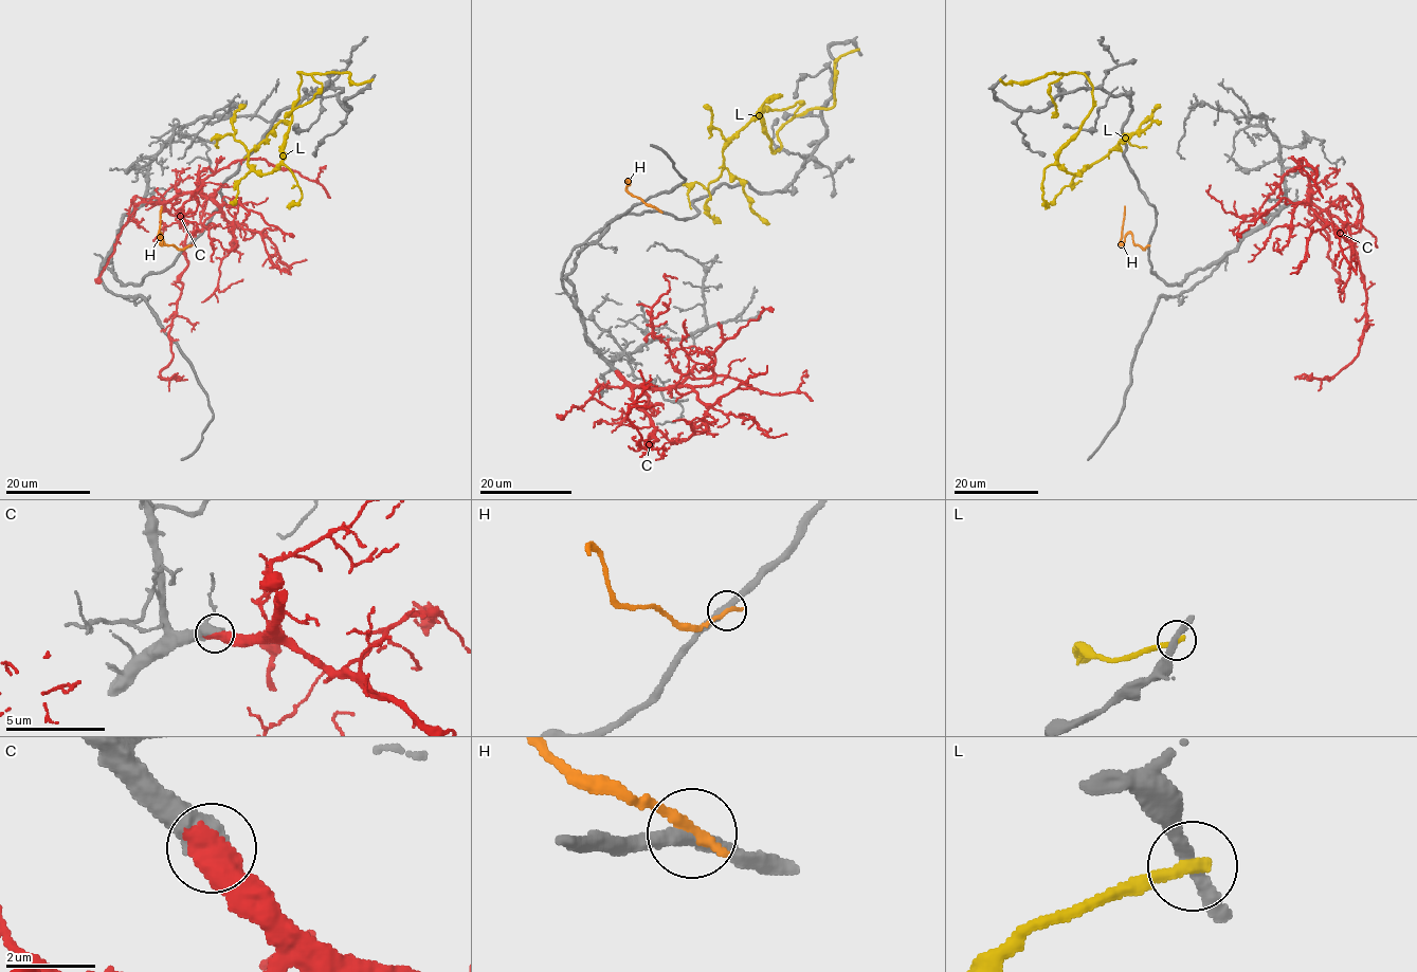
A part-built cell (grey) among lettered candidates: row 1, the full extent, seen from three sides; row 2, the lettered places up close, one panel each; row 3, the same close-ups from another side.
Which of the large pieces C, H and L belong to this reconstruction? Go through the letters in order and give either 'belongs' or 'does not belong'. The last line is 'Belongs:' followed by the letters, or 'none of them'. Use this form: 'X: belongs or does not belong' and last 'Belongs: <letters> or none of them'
C: belongs
H: does not belong
L: does not belong
Belongs: C

